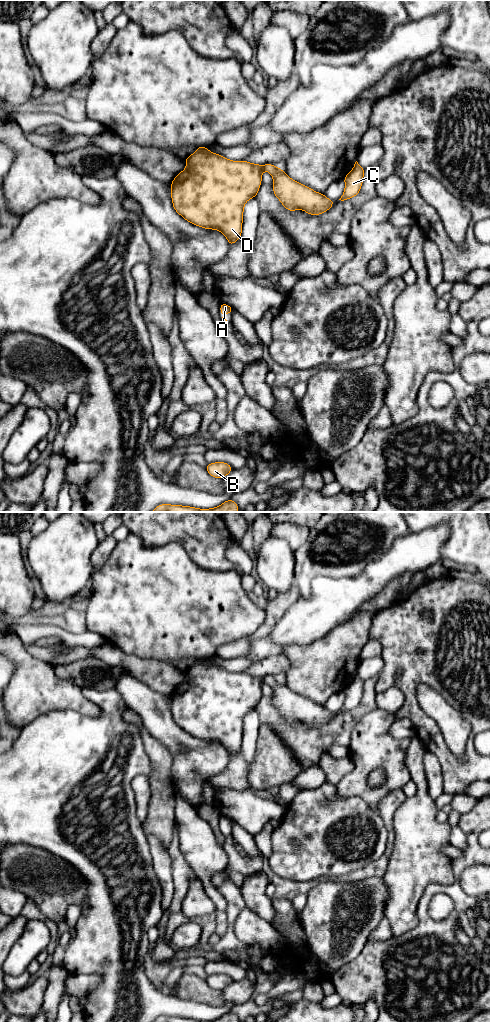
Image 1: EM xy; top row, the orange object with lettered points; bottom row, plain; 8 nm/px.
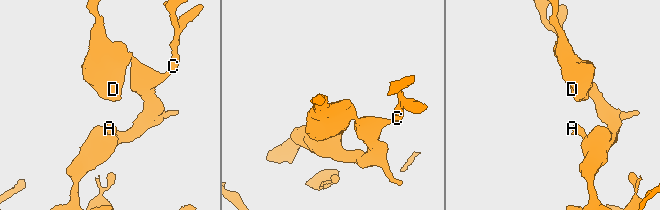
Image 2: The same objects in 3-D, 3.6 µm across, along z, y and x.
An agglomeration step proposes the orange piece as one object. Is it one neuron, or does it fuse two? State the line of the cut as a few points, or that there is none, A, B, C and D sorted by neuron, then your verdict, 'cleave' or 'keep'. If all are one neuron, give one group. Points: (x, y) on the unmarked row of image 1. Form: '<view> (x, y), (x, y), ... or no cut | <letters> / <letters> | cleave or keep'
no cut | A B C D | keep

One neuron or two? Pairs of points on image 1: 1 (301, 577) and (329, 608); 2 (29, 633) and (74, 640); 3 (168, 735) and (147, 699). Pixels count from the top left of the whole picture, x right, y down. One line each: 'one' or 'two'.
1: two
2: one
3: one

